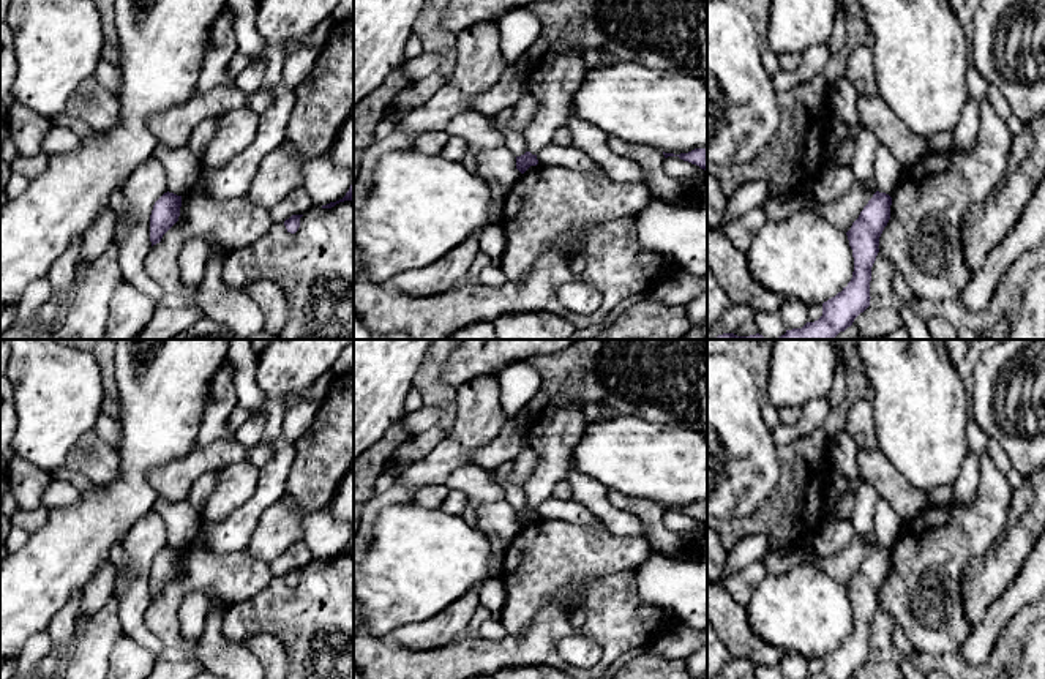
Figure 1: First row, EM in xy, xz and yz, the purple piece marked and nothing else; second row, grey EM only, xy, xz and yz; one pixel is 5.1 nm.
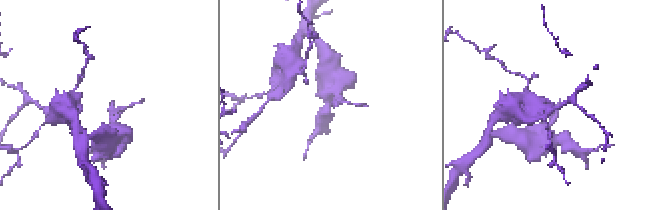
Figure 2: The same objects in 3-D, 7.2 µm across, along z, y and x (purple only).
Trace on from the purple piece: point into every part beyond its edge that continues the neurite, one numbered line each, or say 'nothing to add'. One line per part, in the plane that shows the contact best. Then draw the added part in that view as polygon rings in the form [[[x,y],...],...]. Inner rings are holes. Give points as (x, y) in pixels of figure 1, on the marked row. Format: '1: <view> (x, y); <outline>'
nothing to add

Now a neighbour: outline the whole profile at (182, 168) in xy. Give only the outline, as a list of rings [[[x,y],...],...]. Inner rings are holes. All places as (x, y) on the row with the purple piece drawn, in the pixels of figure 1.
[[[161,144],[153,155],[163,163],[167,175],[167,191],[177,196],[188,193],[200,178],[200,159],[186,147],[167,148]]]

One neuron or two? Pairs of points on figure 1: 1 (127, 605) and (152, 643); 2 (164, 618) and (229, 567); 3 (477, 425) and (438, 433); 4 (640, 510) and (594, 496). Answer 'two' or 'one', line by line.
1: one
2: one
3: two
4: two

